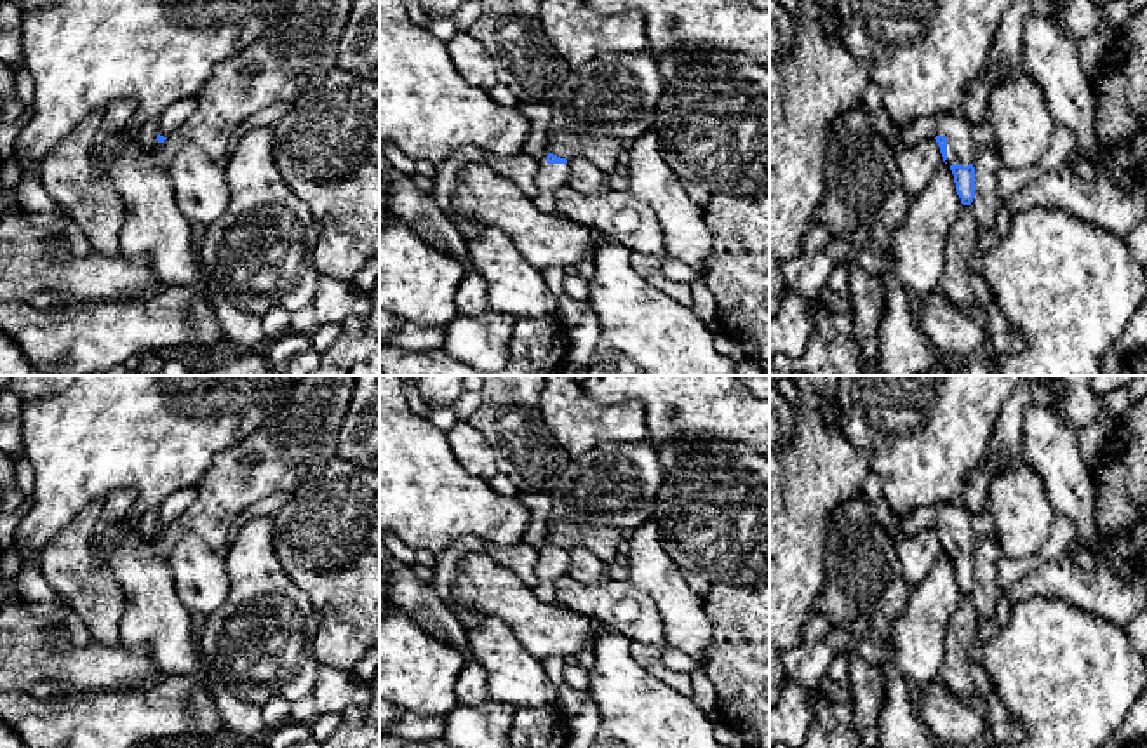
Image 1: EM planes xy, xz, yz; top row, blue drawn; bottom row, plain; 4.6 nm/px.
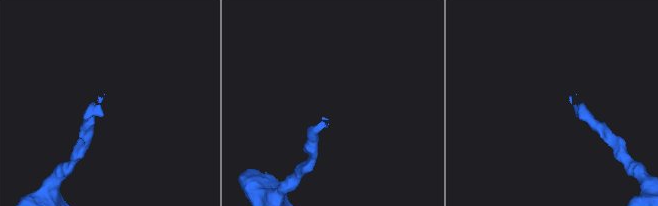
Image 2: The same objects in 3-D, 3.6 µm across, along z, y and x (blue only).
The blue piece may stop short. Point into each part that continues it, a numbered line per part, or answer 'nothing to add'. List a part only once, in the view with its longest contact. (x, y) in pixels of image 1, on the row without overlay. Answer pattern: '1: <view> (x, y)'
1: yz (961, 538)

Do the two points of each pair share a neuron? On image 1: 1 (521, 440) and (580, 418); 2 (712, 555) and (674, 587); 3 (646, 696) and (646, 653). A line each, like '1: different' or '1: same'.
1: different
2: different
3: different

